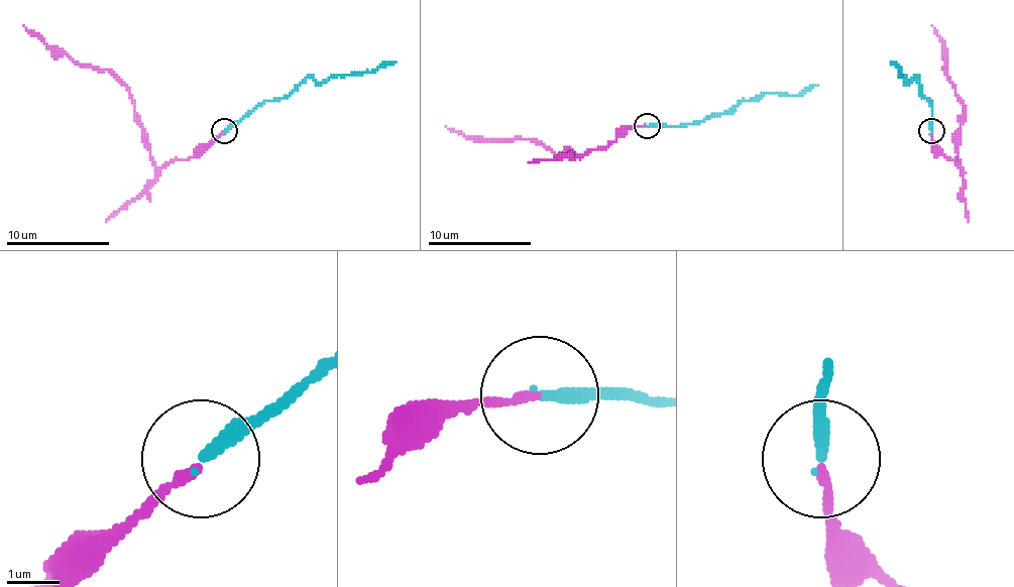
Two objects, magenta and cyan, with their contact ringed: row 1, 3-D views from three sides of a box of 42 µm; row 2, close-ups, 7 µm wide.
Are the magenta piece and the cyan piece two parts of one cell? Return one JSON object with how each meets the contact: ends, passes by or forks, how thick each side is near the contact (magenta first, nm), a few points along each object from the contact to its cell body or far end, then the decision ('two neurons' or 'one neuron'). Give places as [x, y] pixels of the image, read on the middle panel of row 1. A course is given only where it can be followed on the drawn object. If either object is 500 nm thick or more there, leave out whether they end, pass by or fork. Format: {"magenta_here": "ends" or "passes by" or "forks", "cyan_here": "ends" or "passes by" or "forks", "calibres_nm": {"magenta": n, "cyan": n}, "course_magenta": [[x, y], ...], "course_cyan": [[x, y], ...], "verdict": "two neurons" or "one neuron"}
{"magenta_here": "ends", "cyan_here": "ends", "calibres_nm": {"magenta": 160, "cyan": 240}, "course_magenta": [[647, 126], [632, 126], [613, 141], [580, 154], [557, 157], [529, 139], [466, 139], [446, 126]], "course_cyan": [[647, 126], [686, 126], [766, 93], [797, 95], [817, 85]], "verdict": "one neuron"}

